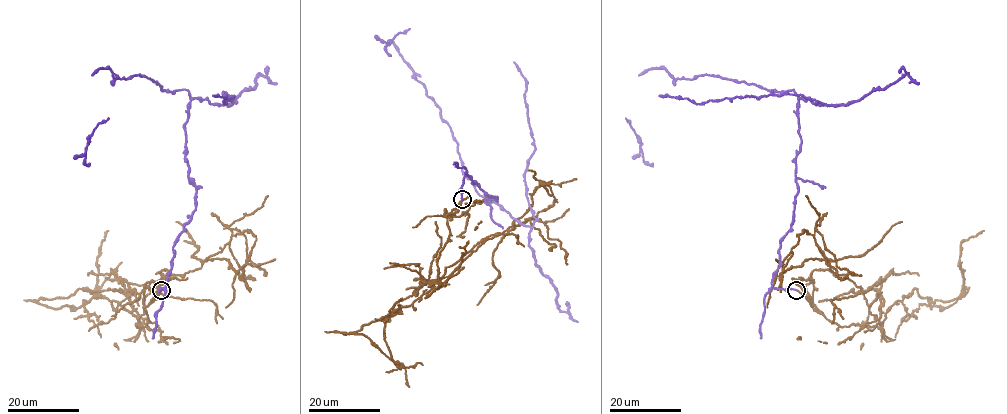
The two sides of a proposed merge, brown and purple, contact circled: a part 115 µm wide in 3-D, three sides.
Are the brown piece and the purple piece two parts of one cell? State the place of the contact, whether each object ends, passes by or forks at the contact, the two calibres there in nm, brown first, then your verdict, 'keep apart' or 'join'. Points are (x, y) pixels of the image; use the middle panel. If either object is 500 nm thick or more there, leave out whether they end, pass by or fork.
(462, 199) | brown ends | purple ends | 160/170 nm | keep apart

